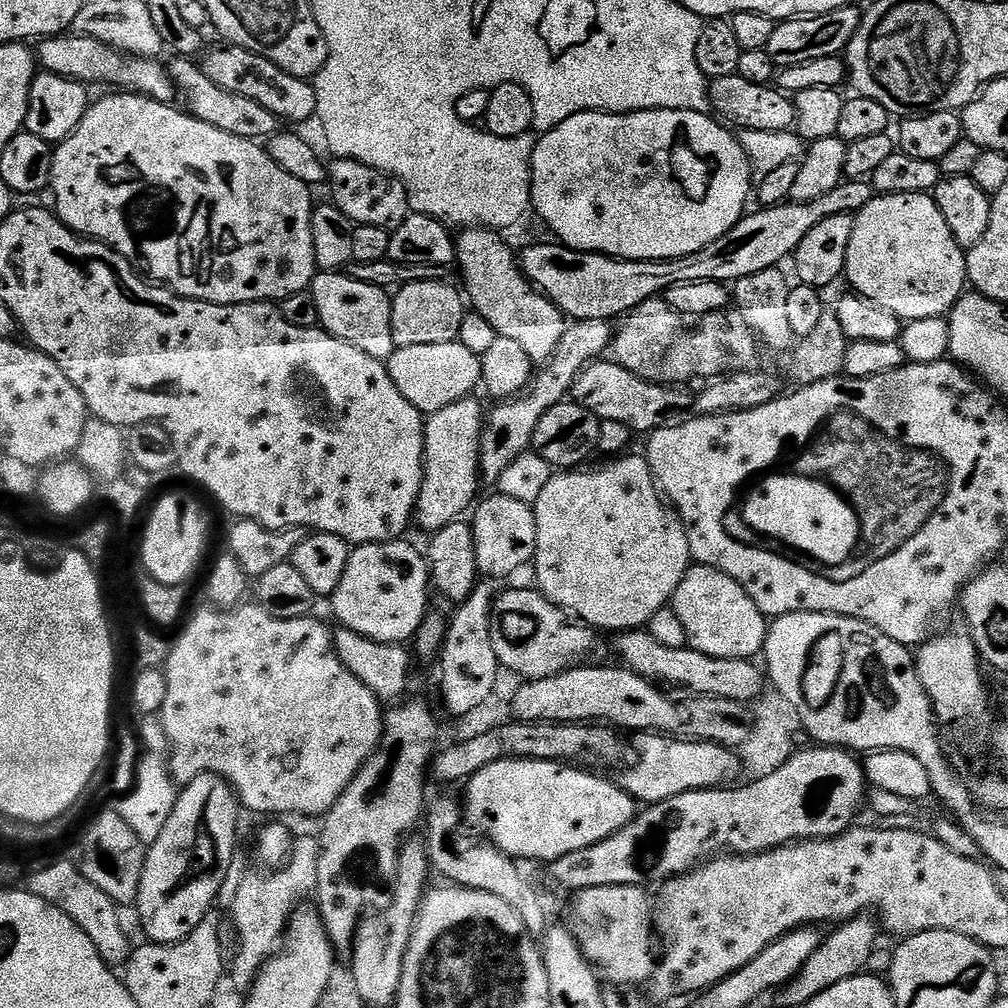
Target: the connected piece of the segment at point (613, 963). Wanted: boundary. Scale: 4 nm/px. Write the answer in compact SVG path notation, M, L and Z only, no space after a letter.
M623 884L622 886L602 886L601 888L582 888L575 893L576 901L572 904L572 921L570 921L570 927L572 929L572 934L575 936L576 941L580 943L580 949L583 950L584 956L588 960L588 963L595 966L602 973L603 979L607 981L609 985L612 986L640 986L640 984L649 979L658 963L658 948L652 945L652 936L654 940L654 924L650 917L654 912L654 904L648 901L648 896L643 887L634 884Z

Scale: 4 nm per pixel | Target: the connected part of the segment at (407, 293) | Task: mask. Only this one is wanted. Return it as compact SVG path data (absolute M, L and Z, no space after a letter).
M414 280L410 284L403 285L392 296L392 333L396 345L401 348L406 346L434 346L438 342L456 340L460 335L462 318L466 311L465 297L459 291L457 292L444 280Z

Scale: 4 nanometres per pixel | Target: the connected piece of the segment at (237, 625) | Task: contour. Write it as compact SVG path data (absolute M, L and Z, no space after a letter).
M244 602L237 607L232 607L227 610L221 610L213 606L205 607L206 608L198 609L197 612L193 614L192 621L190 621L188 625L186 625L187 623L183 625L183 628L185 627L184 633L177 638L176 642L174 640L174 643L171 645L171 652L168 655L166 671L164 672L165 680L168 683L168 693L166 694L164 707L158 713L158 719L161 727L164 728L165 738L170 749L168 753L168 770L172 773L172 779L176 781L177 785L183 786L202 774L213 772L214 775L221 776L223 780L228 781L228 785L230 785L232 791L236 794L237 801L239 801L247 811L249 808L252 812L297 812L300 816L323 817L334 806L334 802L338 802L338 798L344 793L346 786L356 777L360 767L368 761L369 756L375 752L377 745L380 744L380 738L384 734L384 718L382 715L381 701L376 699L376 695L374 695L370 689L366 686L362 686L362 682L358 678L354 678L354 674L350 674L350 670L346 670L346 666L342 666L342 662L336 653L336 647L332 645L332 638L334 635L333 629L331 627L328 629L322 621L316 620L317 617L315 615L283 620L282 618L274 618L267 610L260 607L260 605L255 602Z

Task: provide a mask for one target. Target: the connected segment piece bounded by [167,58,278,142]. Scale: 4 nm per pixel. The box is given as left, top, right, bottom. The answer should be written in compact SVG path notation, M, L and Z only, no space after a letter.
M176 58L173 61L173 64L167 65L167 70L172 75L173 82L176 83L177 93L182 100L188 103L186 105L188 115L198 118L202 122L210 122L210 126L218 126L218 130L226 130L226 134L238 134L242 138L257 142L273 136L278 131L278 121L274 114L270 114L270 110L258 106L258 102L250 102L250 98L242 98L238 94L230 94L226 90L222 90L222 86L214 86L214 82L210 82L210 78L206 78L204 69L199 63L188 58Z

